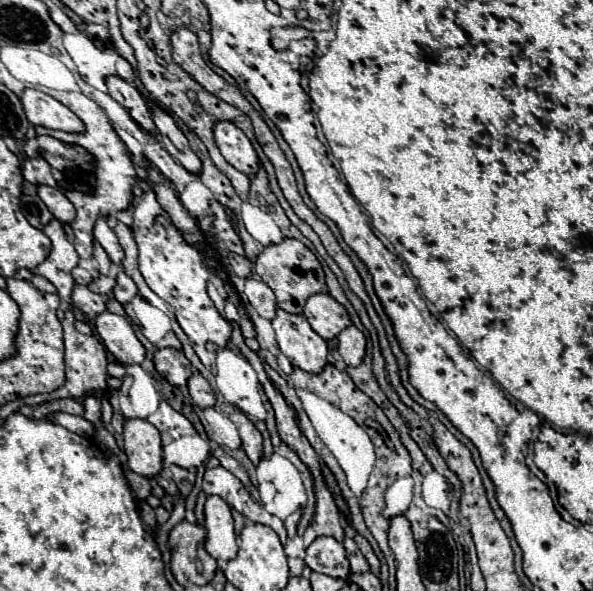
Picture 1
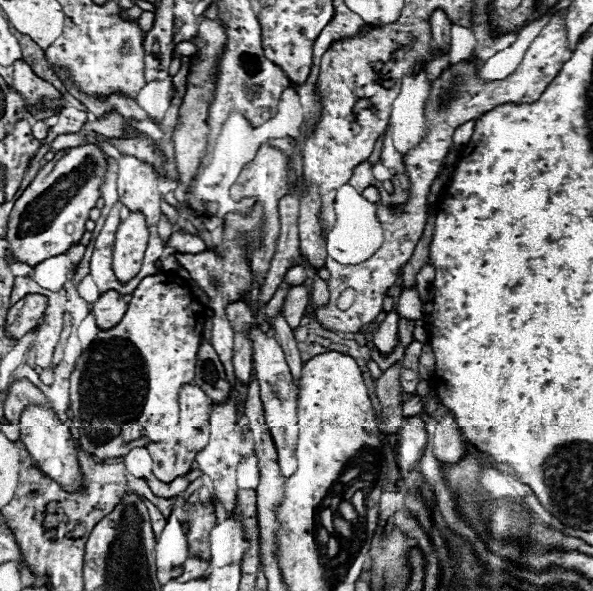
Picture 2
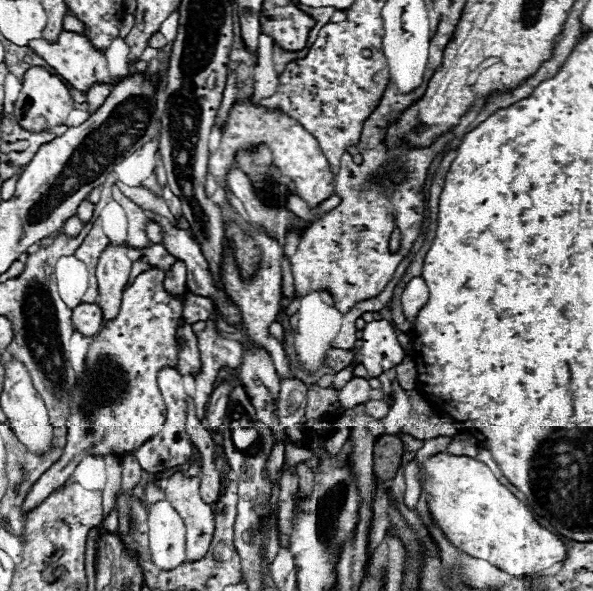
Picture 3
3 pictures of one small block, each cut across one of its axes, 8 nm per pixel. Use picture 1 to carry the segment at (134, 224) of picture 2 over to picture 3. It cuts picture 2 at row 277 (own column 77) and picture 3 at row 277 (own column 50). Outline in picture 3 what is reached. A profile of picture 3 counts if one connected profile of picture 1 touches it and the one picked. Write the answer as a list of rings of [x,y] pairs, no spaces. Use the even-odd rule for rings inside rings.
[[[110,244],[100,254],[98,266],[96,266],[96,278],[98,278],[98,300],[96,304],[104,312],[104,322],[112,320],[120,306],[122,306],[122,292],[128,286],[128,276],[132,268],[132,260],[126,256],[128,244]]]

